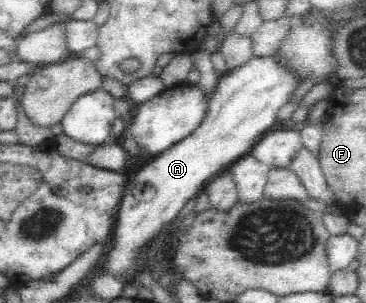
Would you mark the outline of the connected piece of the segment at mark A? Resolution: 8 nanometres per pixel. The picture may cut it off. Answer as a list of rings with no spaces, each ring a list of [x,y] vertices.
[[[275,55],[251,58],[247,64],[220,76],[210,96],[205,118],[189,136],[158,154],[136,171],[126,184],[112,230],[113,246],[107,252],[104,272],[127,276],[135,272],[137,254],[149,240],[164,235],[169,224],[190,199],[197,197],[207,182],[229,168],[240,157],[250,154],[259,139],[276,126],[279,108],[287,104],[297,90],[295,73],[287,71]]]

